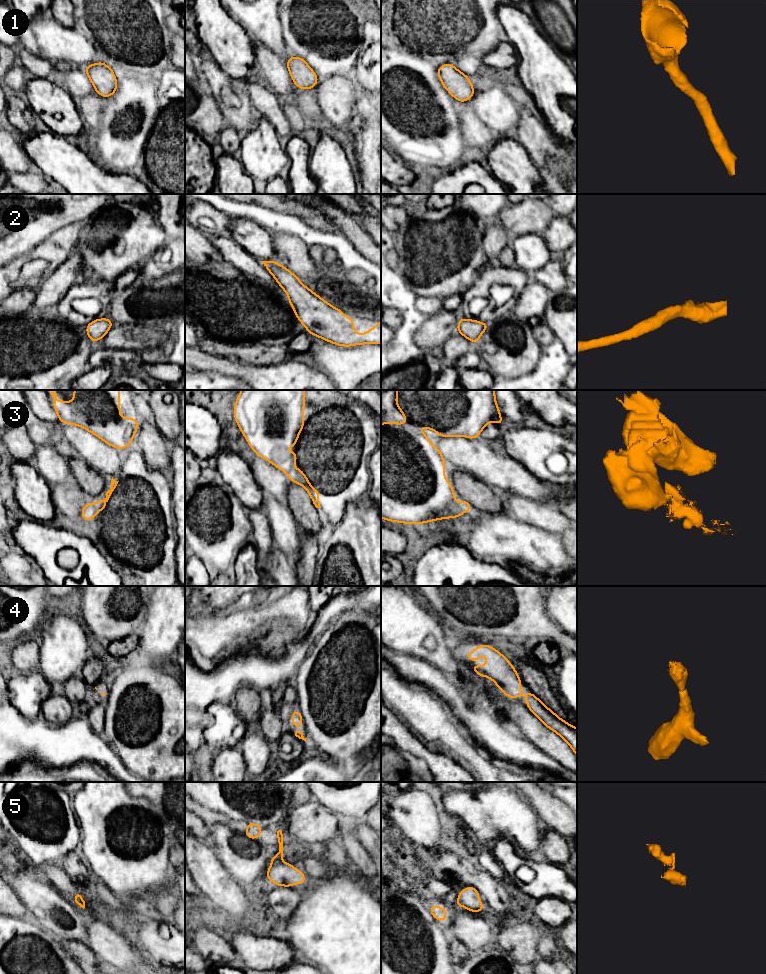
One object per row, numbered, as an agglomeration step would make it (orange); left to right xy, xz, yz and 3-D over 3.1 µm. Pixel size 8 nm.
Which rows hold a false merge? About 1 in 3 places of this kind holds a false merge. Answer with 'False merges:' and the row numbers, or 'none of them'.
False merges: 5

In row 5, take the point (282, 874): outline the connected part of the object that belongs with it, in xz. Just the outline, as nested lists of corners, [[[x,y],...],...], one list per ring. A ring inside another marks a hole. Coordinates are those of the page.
[[[273,860],[267,871],[266,878],[272,880],[276,886],[291,887],[295,883],[304,885],[305,874],[298,871],[292,864],[286,864],[281,860]]]

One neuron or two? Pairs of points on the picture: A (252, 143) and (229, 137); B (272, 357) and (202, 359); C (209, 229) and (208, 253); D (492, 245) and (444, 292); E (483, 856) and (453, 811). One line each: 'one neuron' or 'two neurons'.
A: two neurons
B: two neurons
C: two neurons
D: two neurons
E: one neuron

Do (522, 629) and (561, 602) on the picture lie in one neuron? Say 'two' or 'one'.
two

